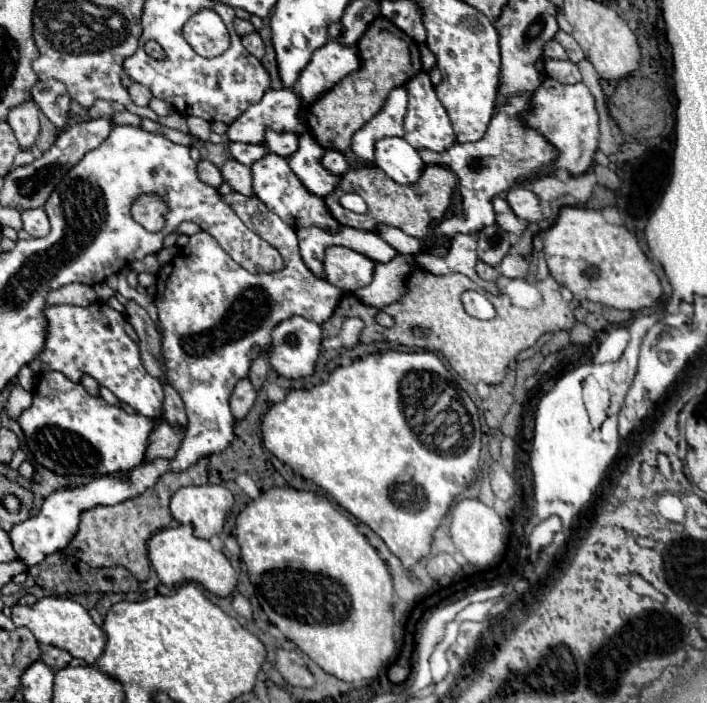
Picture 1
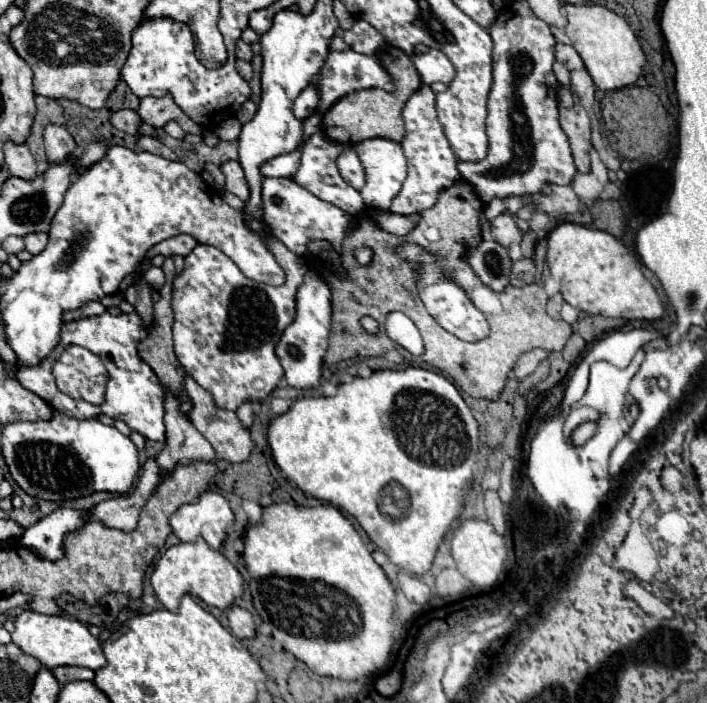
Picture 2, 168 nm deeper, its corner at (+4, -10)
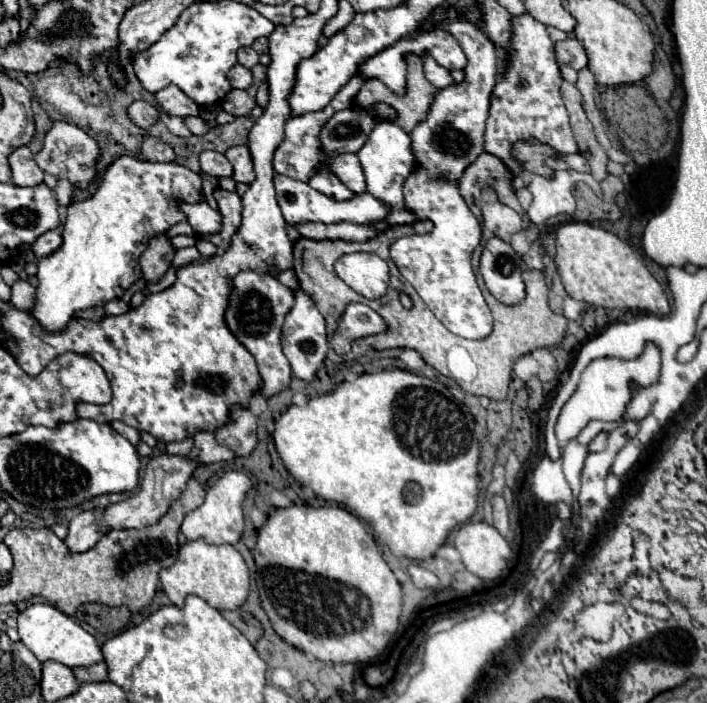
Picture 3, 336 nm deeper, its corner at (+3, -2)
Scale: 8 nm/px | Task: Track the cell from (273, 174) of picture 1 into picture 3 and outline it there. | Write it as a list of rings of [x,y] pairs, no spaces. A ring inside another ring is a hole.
[[[275,174],[275,190],[277,190],[279,208],[281,208],[287,224],[291,224],[291,226],[297,226],[303,222],[323,222],[323,224],[353,222],[353,224],[367,226],[371,222],[385,218],[385,214],[387,214],[387,206],[383,202],[379,202],[377,198],[373,198],[369,192],[355,194],[351,200],[345,200],[345,202],[337,202],[337,200],[331,200],[325,194],[313,190],[309,184],[281,176],[281,174]]]

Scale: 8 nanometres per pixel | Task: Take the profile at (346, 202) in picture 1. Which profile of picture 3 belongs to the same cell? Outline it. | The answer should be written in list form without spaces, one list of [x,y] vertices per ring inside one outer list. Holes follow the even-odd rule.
[[[491,238],[481,254],[481,276],[487,290],[501,304],[519,304],[525,298],[525,282],[519,268],[521,258],[511,244],[501,238]]]

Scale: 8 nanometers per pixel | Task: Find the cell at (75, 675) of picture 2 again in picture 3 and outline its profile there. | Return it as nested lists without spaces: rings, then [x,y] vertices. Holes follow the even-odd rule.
[[[97,662],[87,668],[75,668],[75,676],[79,682],[105,682],[107,680],[107,664]]]

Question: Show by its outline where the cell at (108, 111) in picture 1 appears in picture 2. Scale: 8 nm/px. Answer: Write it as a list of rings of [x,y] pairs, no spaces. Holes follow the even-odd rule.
[[[118,110],[110,116],[110,124],[126,134],[138,134],[138,122],[140,122],[140,116],[134,112],[134,110]]]

